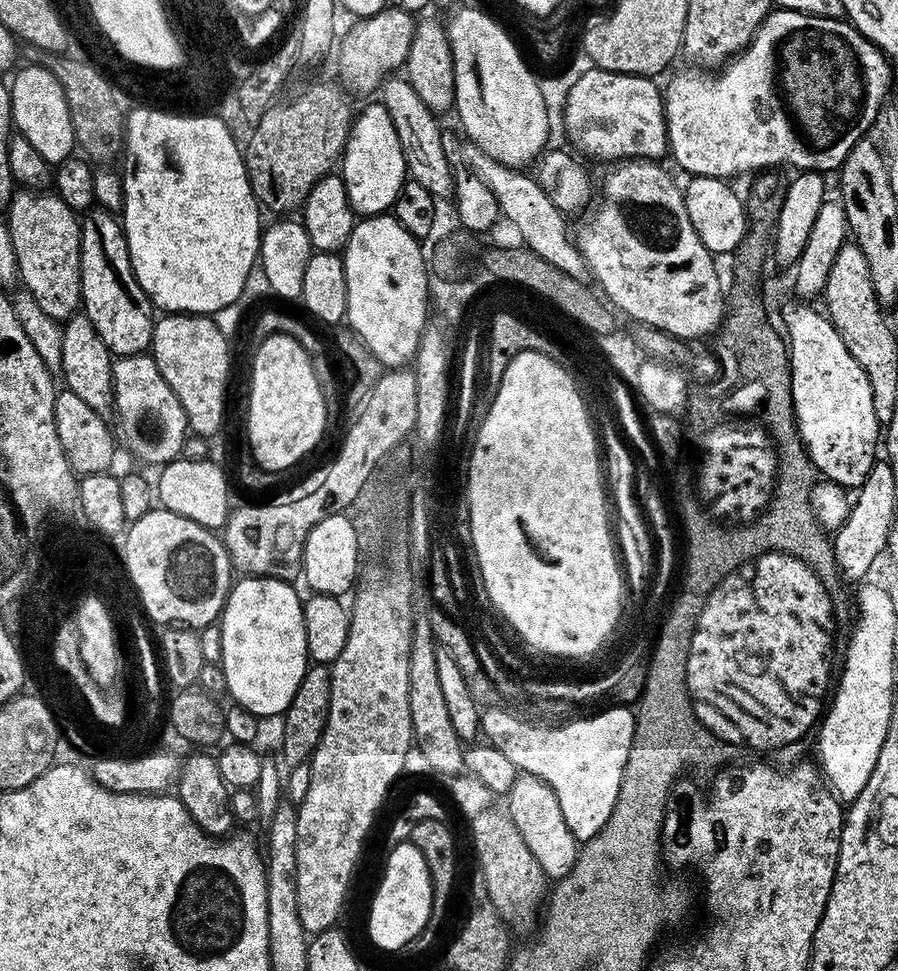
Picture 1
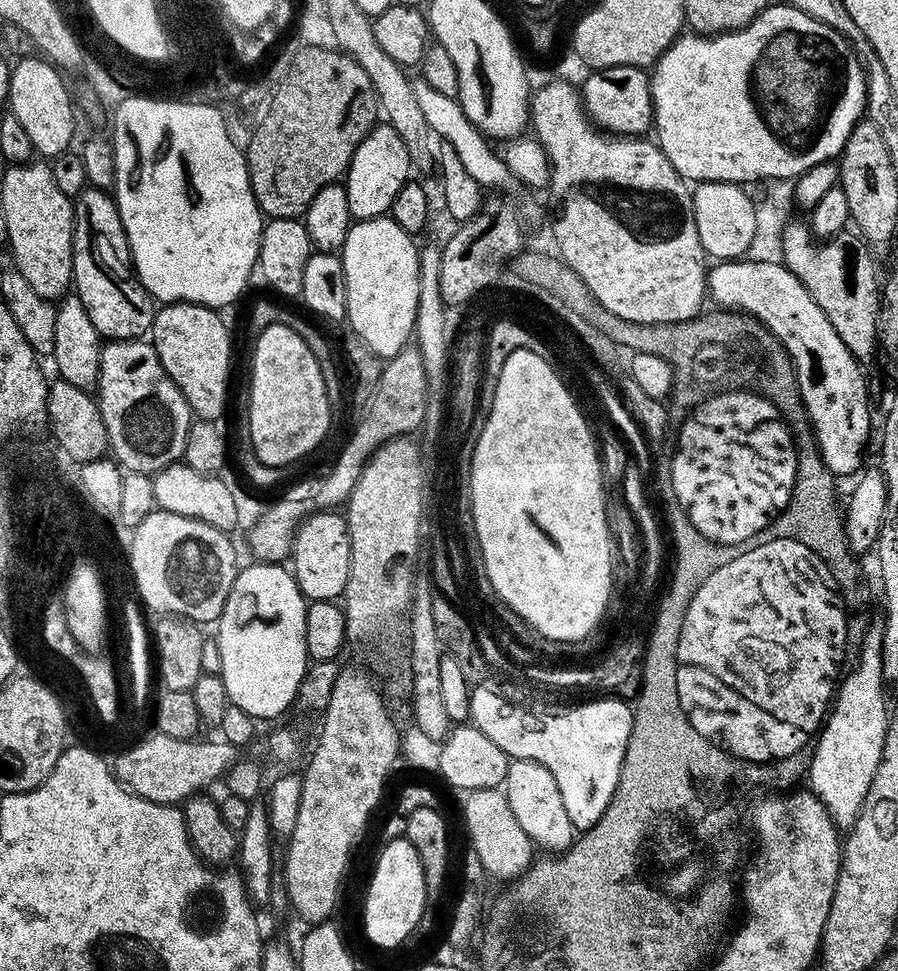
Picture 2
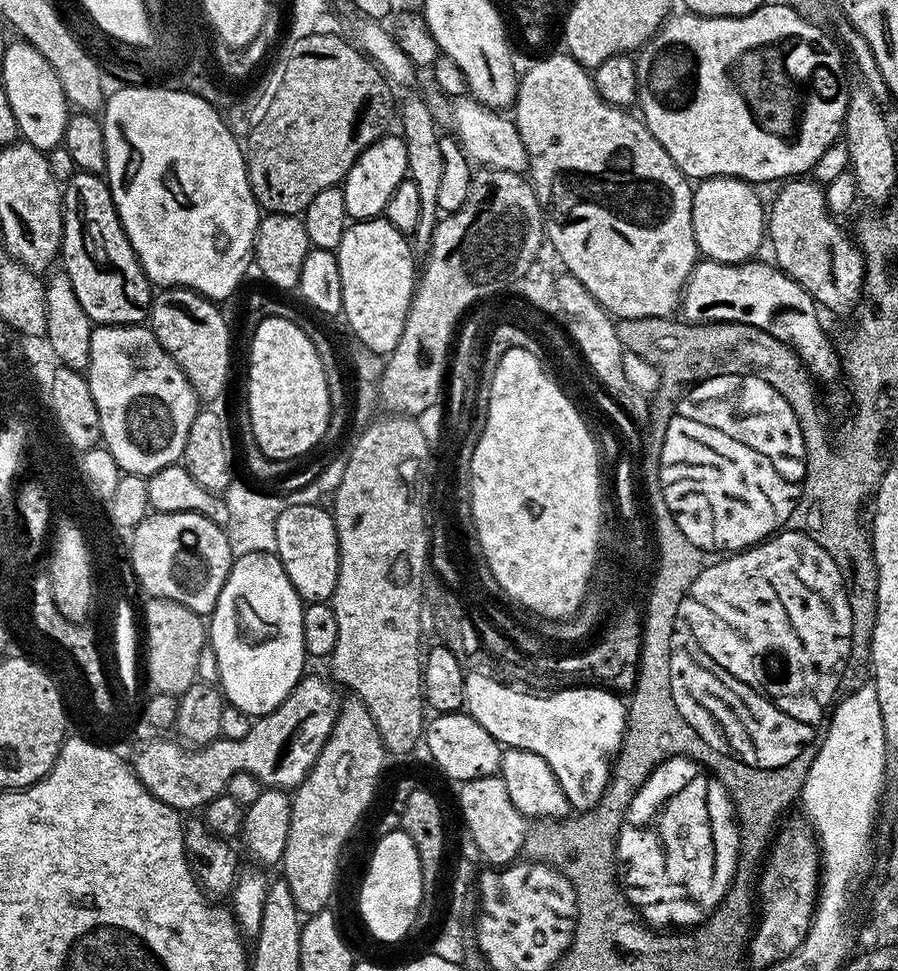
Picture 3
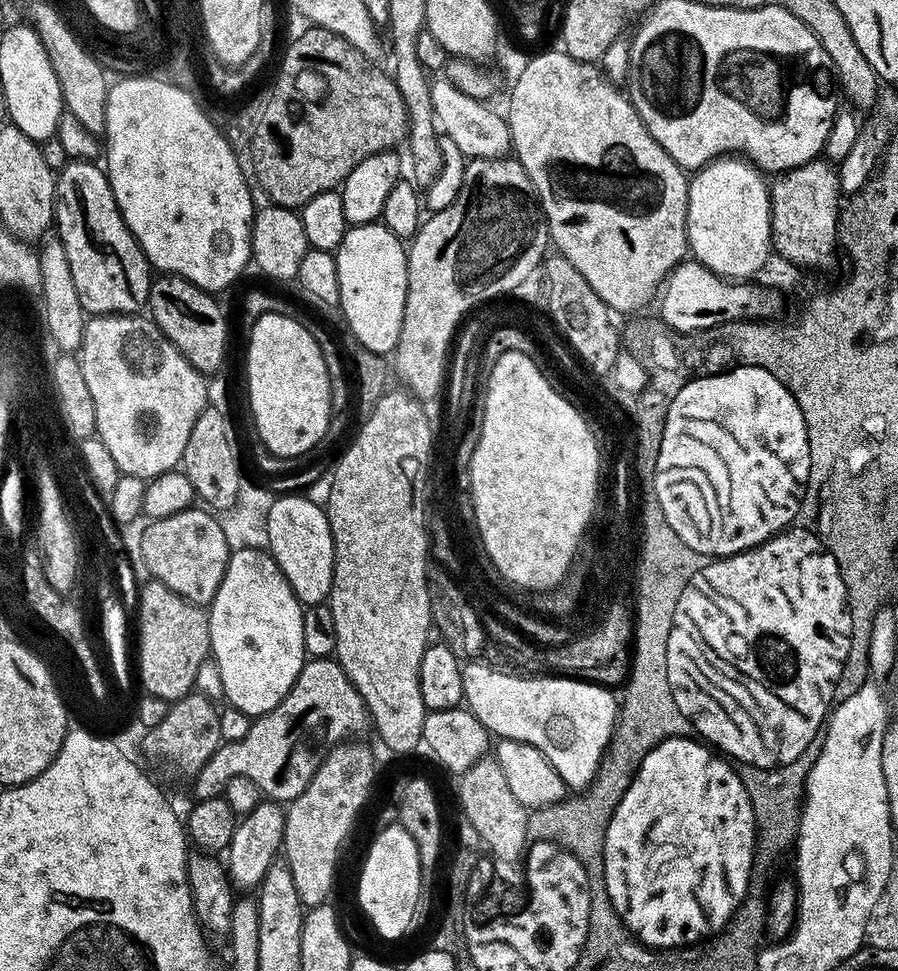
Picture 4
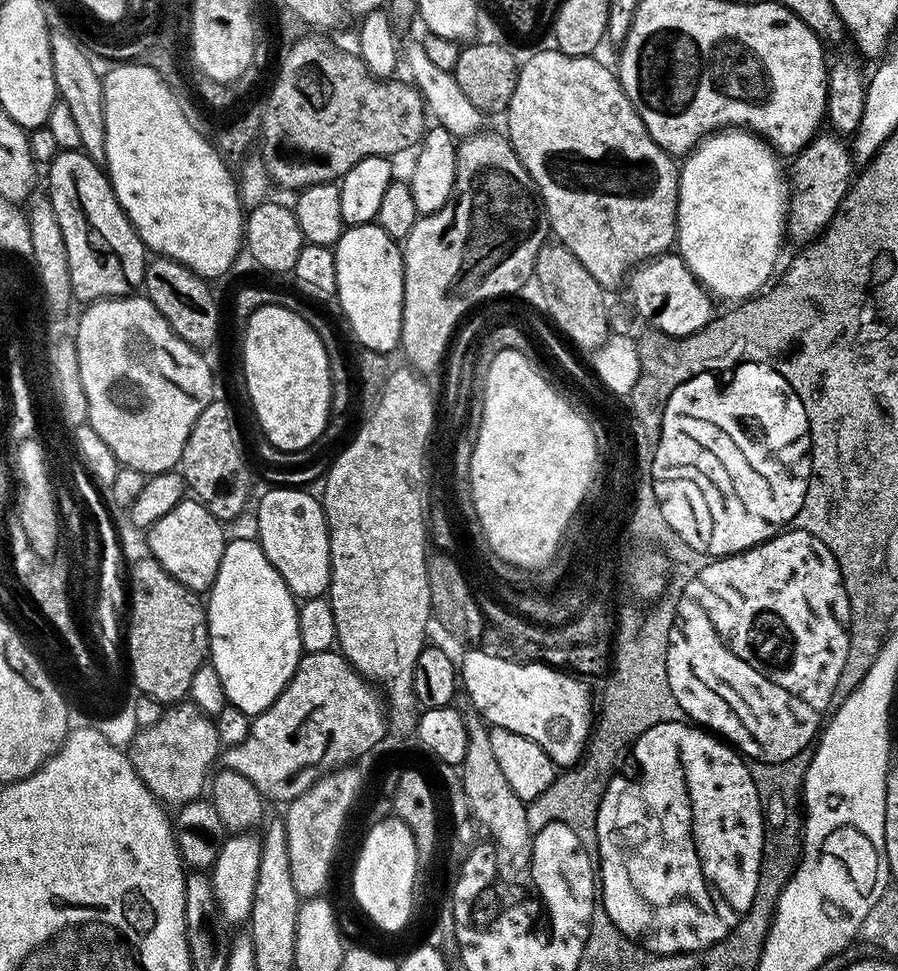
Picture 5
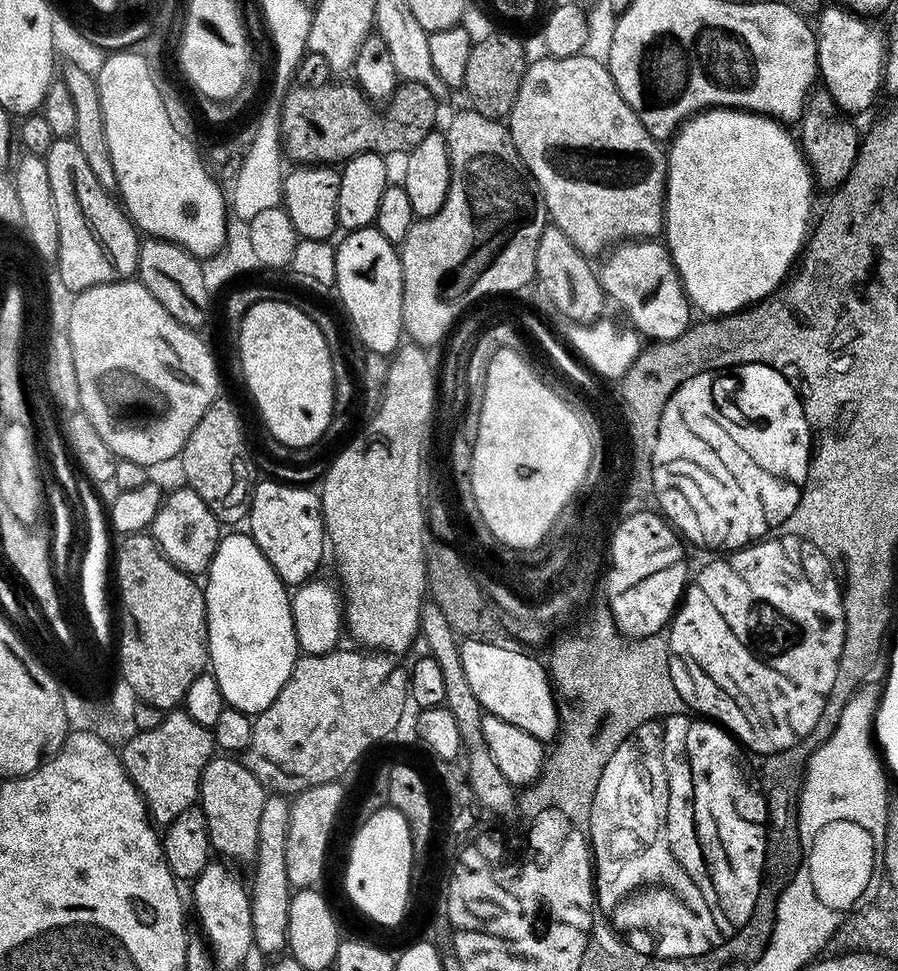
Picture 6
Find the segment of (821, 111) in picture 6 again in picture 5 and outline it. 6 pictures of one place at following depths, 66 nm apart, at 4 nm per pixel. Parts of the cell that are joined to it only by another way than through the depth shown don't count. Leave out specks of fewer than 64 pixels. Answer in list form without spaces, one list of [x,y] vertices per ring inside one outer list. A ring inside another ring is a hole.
[[[817,134],[791,161],[790,199],[786,217],[786,232],[799,242],[811,242],[828,225],[842,198],[848,193],[848,185],[854,179],[854,161],[847,143],[839,135]],[[840,139],[840,140],[839,140]],[[853,168],[853,172],[852,172]]]

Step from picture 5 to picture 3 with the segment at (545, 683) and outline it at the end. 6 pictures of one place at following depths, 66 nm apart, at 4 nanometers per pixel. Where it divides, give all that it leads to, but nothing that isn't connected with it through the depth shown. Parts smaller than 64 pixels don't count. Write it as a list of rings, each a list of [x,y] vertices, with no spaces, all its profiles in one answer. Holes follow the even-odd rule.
[[[469,671],[464,678],[464,707],[479,726],[504,748],[521,748],[546,758],[558,778],[569,805],[576,810],[593,808],[608,788],[610,765],[624,743],[626,704],[615,691],[604,687],[574,686],[539,696],[500,684],[487,671]]]

